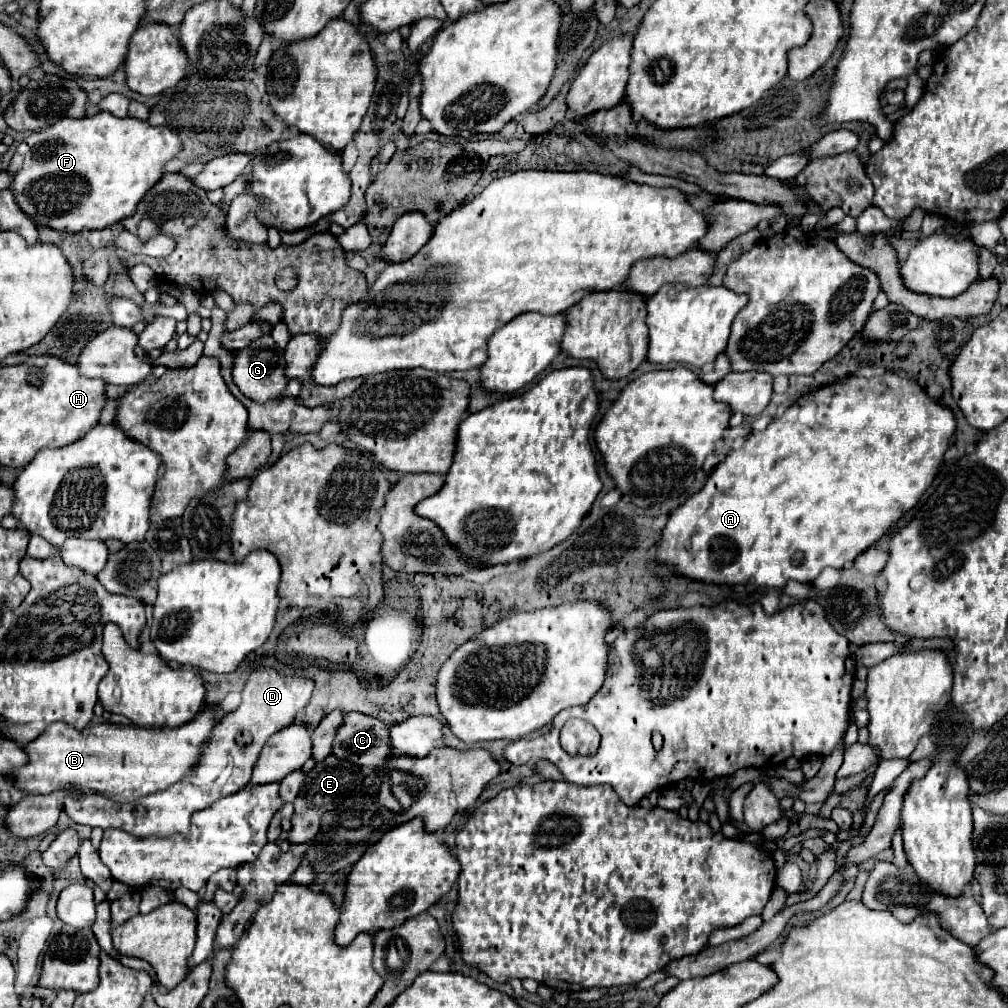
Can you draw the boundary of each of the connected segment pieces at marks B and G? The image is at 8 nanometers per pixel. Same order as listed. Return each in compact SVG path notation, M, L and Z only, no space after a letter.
M214 704L210 708L204 708L190 722L186 722L186 726L178 726L174 730L166 730L162 726L158 728L142 728L134 724L120 726L120 724L110 724L110 722L90 726L84 730L76 730L64 722L56 722L48 726L46 732L42 732L36 740L32 740L26 746L30 762L24 768L14 770L12 776L16 784L30 794L50 794L54 790L74 786L82 792L88 792L88 790L100 792L114 802L136 802L142 796L162 792L170 788L174 782L180 782L182 778L186 778L186 774L190 774L190 770L198 766L198 754L202 754L202 746L206 746L214 726L218 726L218 720L222 720L220 706Z
M262 336L258 340L254 340L250 346L242 348L236 356L236 364L234 364L234 382L238 384L240 392L248 398L252 398L254 402L268 402L278 398L284 388L288 386L286 382L286 374L284 374L284 366L286 360L282 358L284 350L276 346L276 342L272 340L272 336Z

